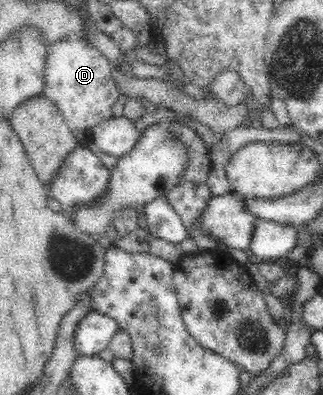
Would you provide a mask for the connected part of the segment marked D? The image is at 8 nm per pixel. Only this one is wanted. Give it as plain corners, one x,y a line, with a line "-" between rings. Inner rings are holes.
61,39
48,47
42,92
56,104
79,145
91,142
95,127
112,117
113,105
120,93
111,75
111,66
87,39

